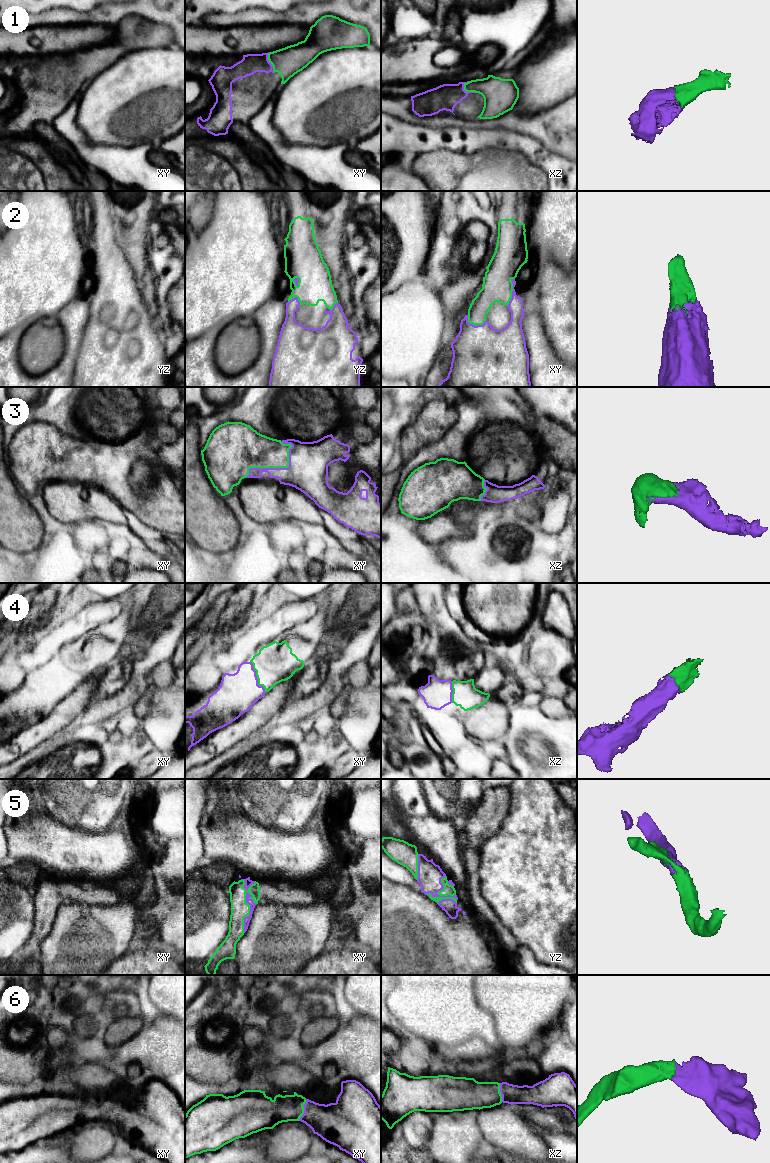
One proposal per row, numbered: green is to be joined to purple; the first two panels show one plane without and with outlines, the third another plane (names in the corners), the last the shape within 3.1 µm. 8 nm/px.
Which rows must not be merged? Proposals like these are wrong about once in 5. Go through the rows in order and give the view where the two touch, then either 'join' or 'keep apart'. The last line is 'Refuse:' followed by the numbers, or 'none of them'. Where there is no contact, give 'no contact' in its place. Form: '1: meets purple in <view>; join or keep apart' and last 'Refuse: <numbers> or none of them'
1: meets purple in xz; join
2: meets purple in xy; join
3: meets purple in xy; join
4: meets purple in xy; join
5: meets purple in yz; join
6: meets purple in xy; join
Refuse: none of them

